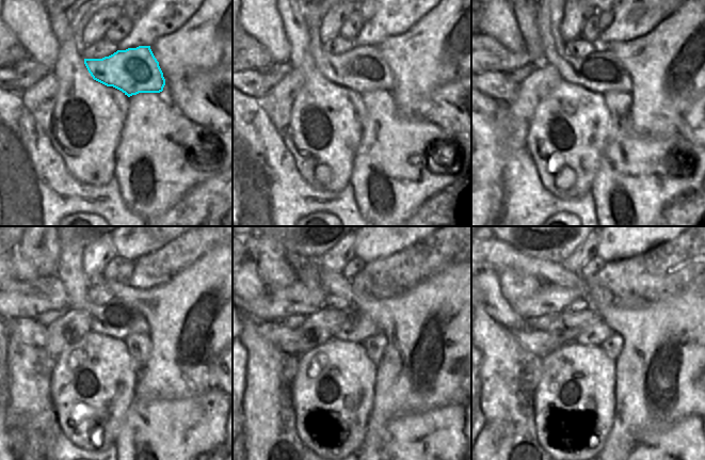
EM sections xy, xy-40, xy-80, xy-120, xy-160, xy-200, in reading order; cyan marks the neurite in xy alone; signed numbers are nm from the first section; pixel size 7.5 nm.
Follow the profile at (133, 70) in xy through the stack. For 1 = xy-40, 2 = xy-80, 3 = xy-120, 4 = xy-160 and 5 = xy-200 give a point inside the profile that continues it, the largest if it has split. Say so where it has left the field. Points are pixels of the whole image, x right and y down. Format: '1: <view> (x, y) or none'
1: xy-40 (364, 69)
2: xy-80 (602, 72)
3: xy-120 (118, 318)
4: xy-160 (358, 326)
5: xy-200 (596, 334)

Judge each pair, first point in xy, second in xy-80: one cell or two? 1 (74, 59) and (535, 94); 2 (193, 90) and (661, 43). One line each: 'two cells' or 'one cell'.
1: two cells
2: two cells

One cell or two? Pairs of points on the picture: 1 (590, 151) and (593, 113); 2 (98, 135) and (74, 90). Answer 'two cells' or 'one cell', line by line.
1: one cell
2: one cell

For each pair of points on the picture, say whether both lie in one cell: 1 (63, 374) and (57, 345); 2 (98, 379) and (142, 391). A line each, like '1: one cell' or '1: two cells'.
1: two cells
2: two cells

